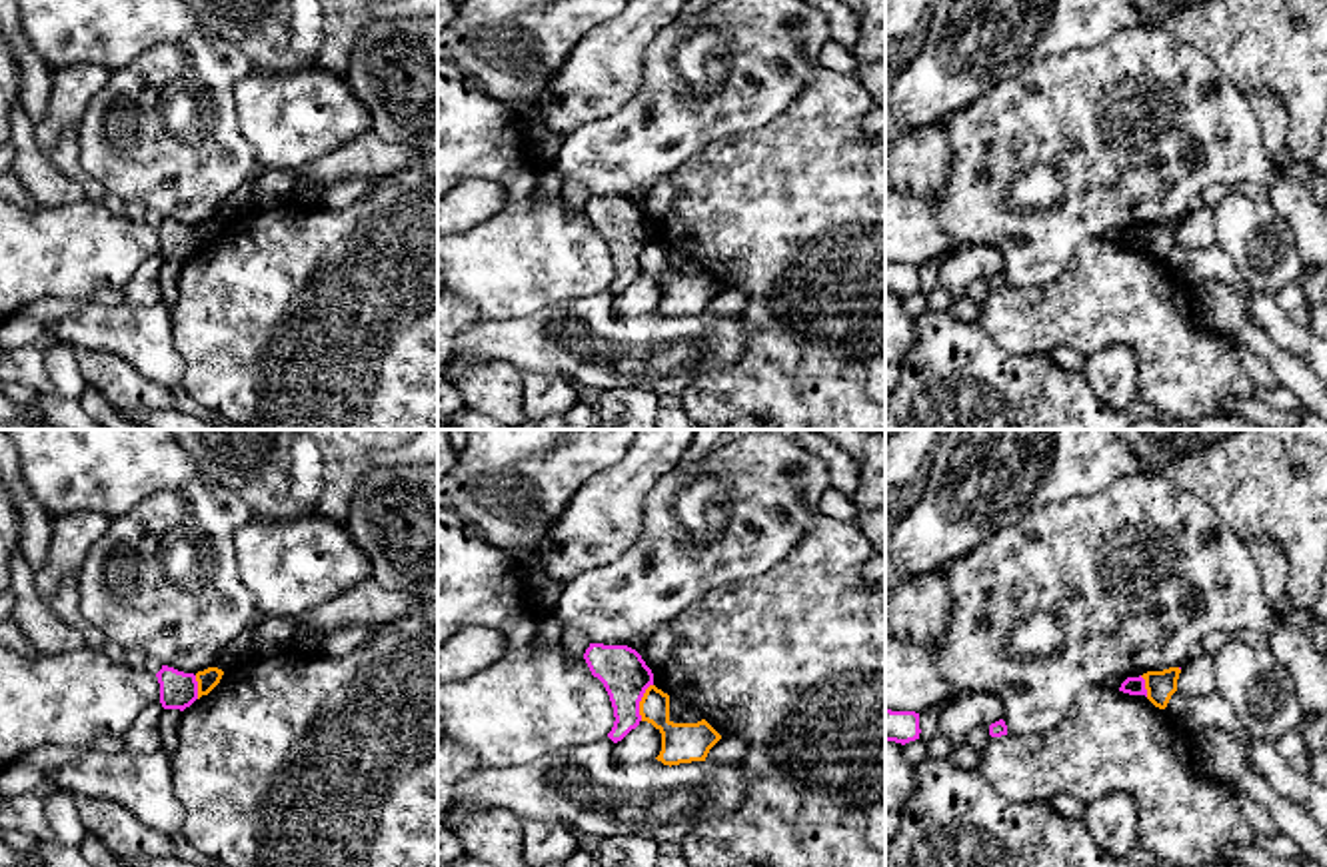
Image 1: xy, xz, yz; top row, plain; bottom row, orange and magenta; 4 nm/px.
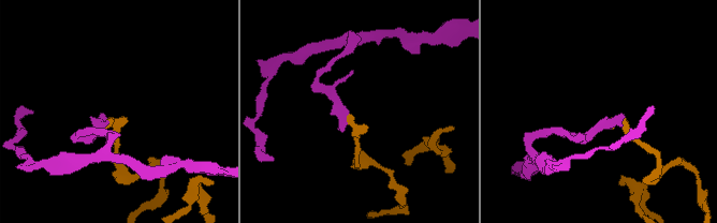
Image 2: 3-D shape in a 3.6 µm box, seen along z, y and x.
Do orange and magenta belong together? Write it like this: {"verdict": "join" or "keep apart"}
{"verdict": "keep apart"}

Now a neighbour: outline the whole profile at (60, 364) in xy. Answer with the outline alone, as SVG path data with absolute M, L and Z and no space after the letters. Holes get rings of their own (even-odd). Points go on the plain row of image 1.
M50 344L42 348L44 368L60 398L78 400L86 390L86 380L76 364L76 348L70 344Z

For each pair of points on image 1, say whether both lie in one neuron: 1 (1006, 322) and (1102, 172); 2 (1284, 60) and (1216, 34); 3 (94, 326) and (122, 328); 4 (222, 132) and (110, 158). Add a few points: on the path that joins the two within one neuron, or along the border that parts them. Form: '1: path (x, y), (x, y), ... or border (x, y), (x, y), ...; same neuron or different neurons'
1: border (1068, 262), (1042, 286), (1008, 286); different neurons
2: path (1268, 44), (1264, 40), (1238, 40), (1232, 34); same neuron
3: path (100, 328), (116, 328); same neuron
4: path (194, 132), (138, 138); same neuron

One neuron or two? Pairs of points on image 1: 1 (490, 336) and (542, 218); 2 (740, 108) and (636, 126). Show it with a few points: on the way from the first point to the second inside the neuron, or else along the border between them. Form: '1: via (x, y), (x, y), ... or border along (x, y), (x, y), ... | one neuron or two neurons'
1: border along (544, 306), (510, 318), (482, 318) | two neurons
2: via (714, 108), (680, 108), (662, 124) | one neuron

